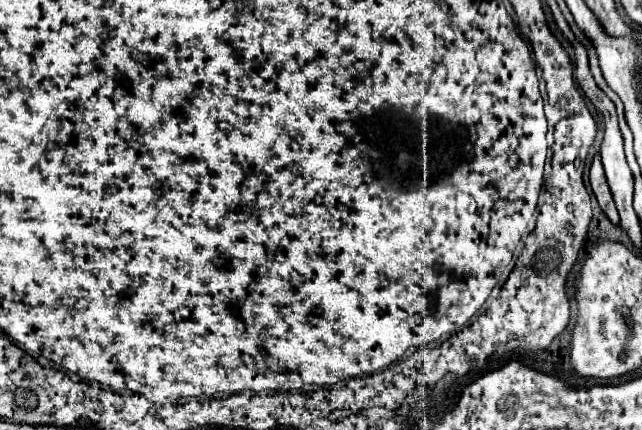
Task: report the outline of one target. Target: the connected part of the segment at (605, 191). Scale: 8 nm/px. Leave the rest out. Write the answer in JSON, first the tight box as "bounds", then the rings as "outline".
{"bounds":[590,154,620,226],"outline":[[[596,154],[594,162],[592,162],[592,168],[590,168],[590,186],[592,186],[592,192],[594,192],[594,196],[596,196],[602,212],[608,216],[608,220],[614,226],[618,226],[620,220],[618,220],[618,212],[616,212],[616,206],[614,206],[614,200],[612,200],[612,194],[610,194],[610,188],[608,188],[608,182],[606,182],[606,176],[604,176],[600,154]]]}

